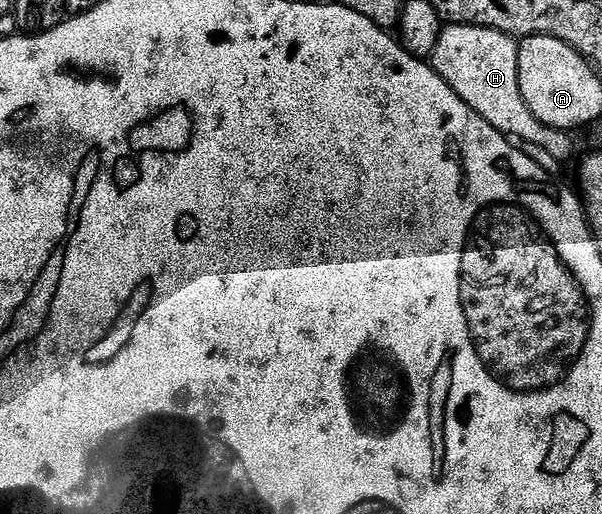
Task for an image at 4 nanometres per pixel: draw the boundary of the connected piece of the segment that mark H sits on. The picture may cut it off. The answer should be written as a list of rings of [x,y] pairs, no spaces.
[[[446,25],[433,49],[431,65],[437,75],[499,133],[518,143],[530,142],[557,162],[569,162],[577,154],[577,142],[573,139],[576,137],[570,131],[544,126],[529,111],[519,92],[518,45],[518,39],[491,28]]]

